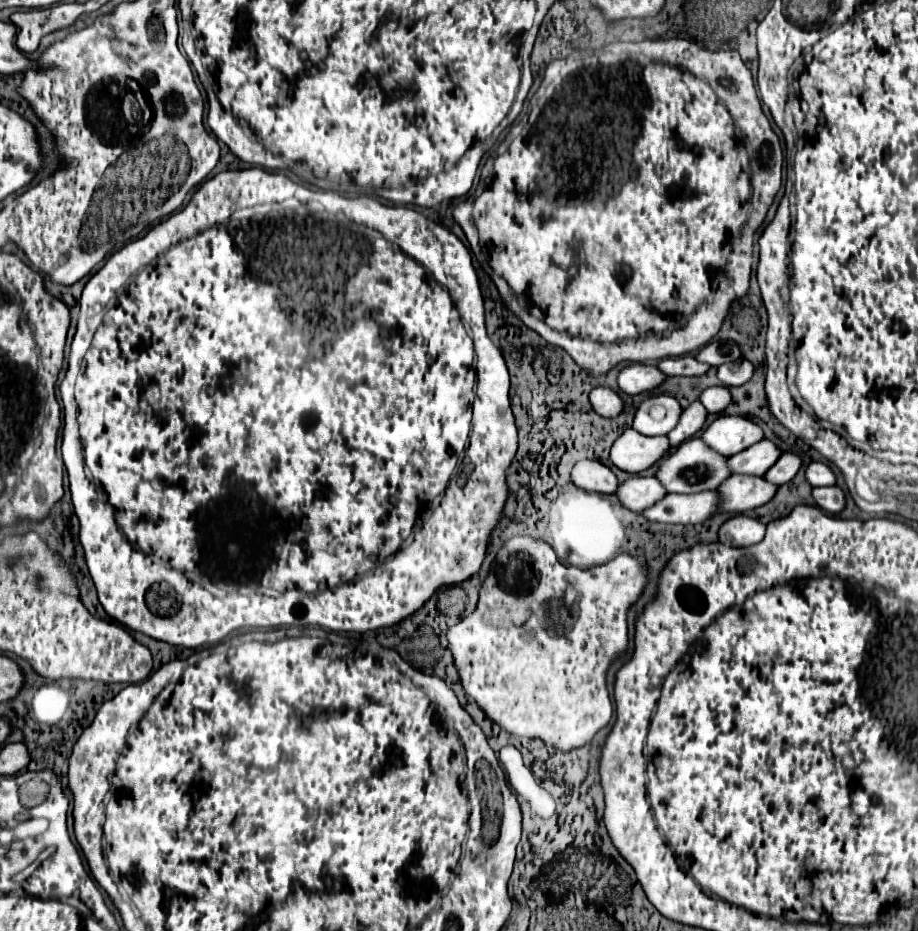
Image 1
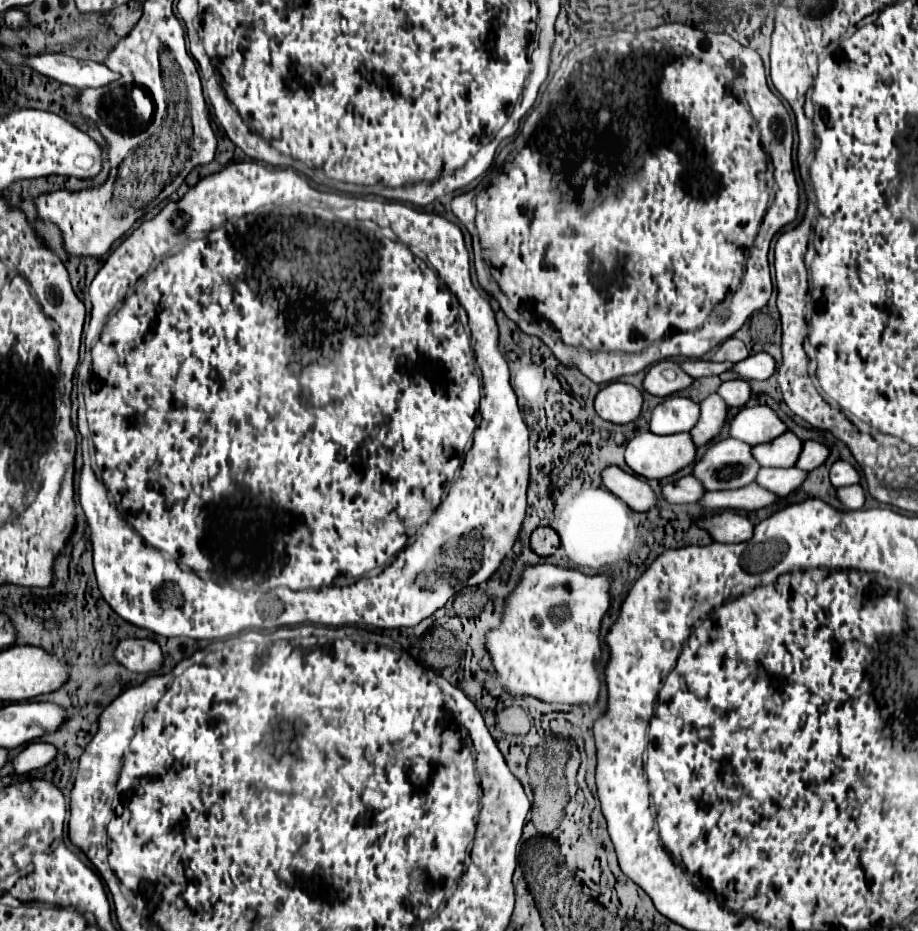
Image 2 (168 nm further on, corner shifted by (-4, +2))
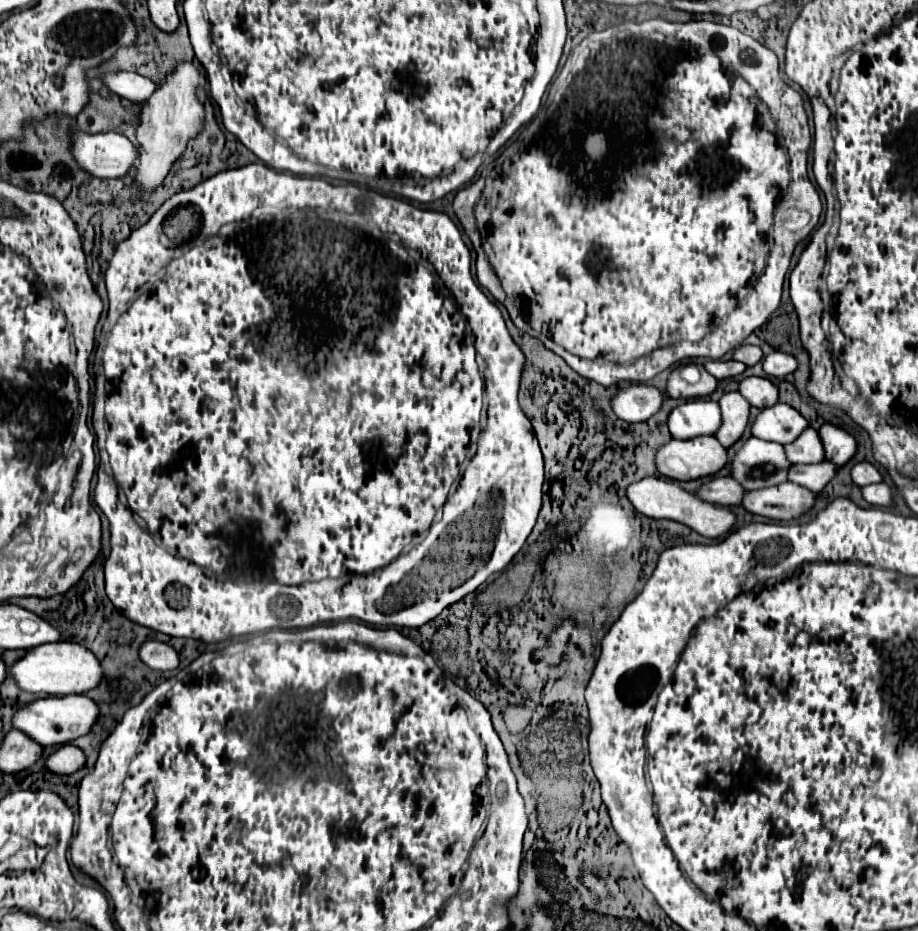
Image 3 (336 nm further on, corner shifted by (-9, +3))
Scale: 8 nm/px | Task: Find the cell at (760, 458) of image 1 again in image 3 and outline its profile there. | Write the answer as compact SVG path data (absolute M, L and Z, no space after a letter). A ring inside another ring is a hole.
M809 427L797 441L785 445L785 451L791 463L819 463L825 459L821 437L813 427Z

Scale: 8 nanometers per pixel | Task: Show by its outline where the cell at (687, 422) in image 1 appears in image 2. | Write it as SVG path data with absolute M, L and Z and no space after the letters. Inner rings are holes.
M712 394L704 402L700 402L700 418L698 418L696 426L690 430L692 442L696 446L708 444L720 432L724 420L726 420L726 412L728 412L728 406L724 404L724 400L718 394Z

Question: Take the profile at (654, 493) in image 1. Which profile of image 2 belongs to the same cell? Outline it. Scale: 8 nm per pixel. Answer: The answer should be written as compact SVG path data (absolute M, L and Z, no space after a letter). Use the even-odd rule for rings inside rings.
M684 476L676 482L662 486L662 498L668 504L692 504L704 494L702 484L694 476Z

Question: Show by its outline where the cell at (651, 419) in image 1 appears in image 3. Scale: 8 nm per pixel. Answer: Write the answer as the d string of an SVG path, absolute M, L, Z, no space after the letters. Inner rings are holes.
M693 399L675 407L669 415L669 431L675 439L693 439L713 435L721 427L719 403L709 399Z

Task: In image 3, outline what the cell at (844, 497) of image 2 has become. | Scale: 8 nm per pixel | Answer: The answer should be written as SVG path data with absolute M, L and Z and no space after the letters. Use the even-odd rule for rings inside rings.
M885 483L863 487L863 497L865 497L871 505L877 505L877 507L893 507L893 505L895 505L895 501L893 501L893 491L891 491L891 487L885 485Z

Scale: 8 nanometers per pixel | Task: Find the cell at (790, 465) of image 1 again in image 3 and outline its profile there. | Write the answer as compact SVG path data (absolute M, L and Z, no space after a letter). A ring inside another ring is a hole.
M823 423L819 429L819 435L825 445L825 459L839 467L849 463L857 453L855 437L833 423Z

